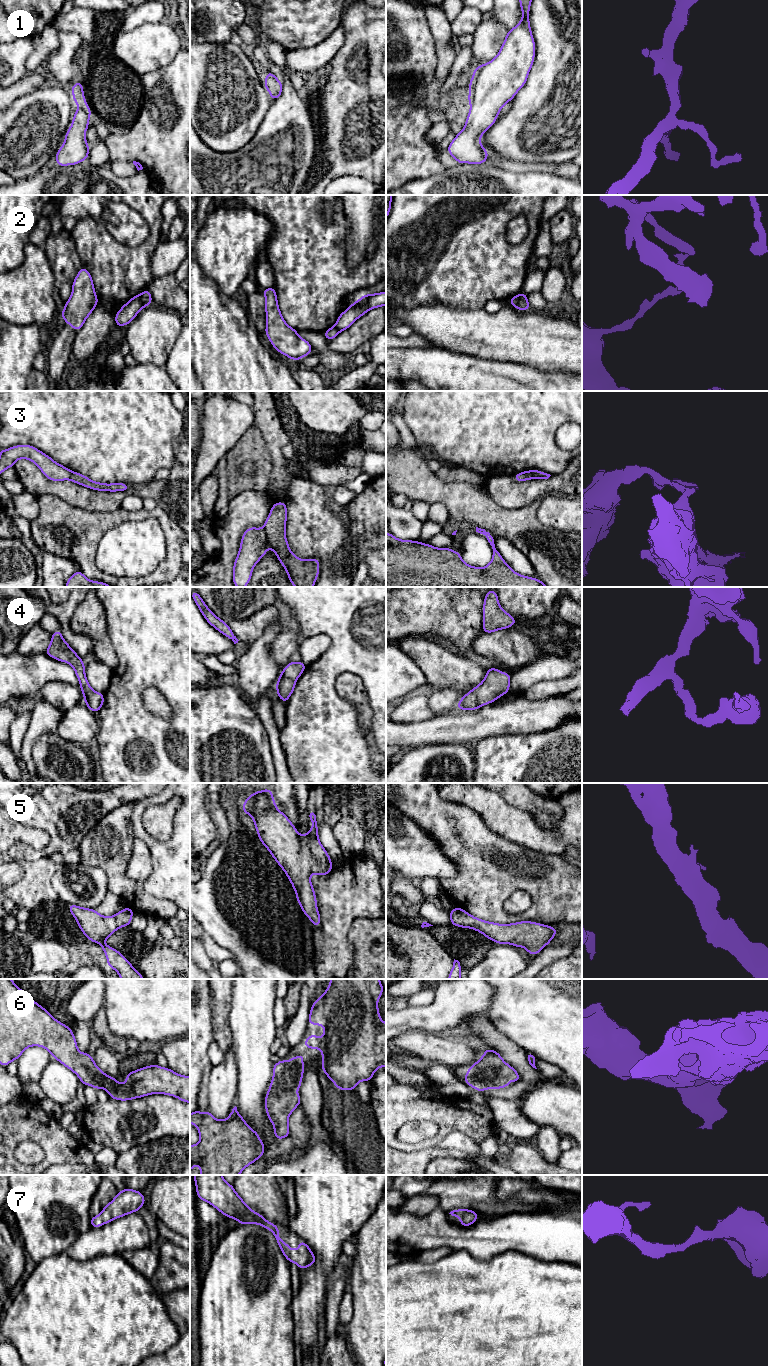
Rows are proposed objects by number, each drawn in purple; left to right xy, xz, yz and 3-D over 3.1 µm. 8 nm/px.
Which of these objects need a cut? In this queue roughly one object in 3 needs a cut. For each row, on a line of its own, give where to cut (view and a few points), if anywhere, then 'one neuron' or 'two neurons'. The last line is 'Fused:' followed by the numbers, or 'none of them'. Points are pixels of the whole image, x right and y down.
1: cut none; one neuron
2: cut xy (140, 294), (140, 300), (144, 306); two neurons
3: cut xz (264, 530), (267, 536), (267, 543); two neurons
4: cut none; one neuron
5: cut none; one neuron
6: cut none; one neuron
7: cut none; one neuron
Fused: 2, 3

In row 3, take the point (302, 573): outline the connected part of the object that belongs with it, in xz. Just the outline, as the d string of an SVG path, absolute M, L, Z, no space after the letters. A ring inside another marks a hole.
M276 502L264 523L267 544L276 554L288 574L291 585L313 587L319 576L320 561L317 558L302 560L295 556L286 539L287 506Z

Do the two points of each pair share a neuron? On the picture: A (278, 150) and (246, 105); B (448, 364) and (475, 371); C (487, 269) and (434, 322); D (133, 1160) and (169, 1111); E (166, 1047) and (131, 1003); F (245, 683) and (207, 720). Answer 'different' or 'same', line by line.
A: different
B: same
C: different
D: different
E: different
F: different

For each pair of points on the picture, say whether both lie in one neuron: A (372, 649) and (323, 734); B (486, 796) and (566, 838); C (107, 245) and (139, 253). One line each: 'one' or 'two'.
A: one
B: one
C: one

